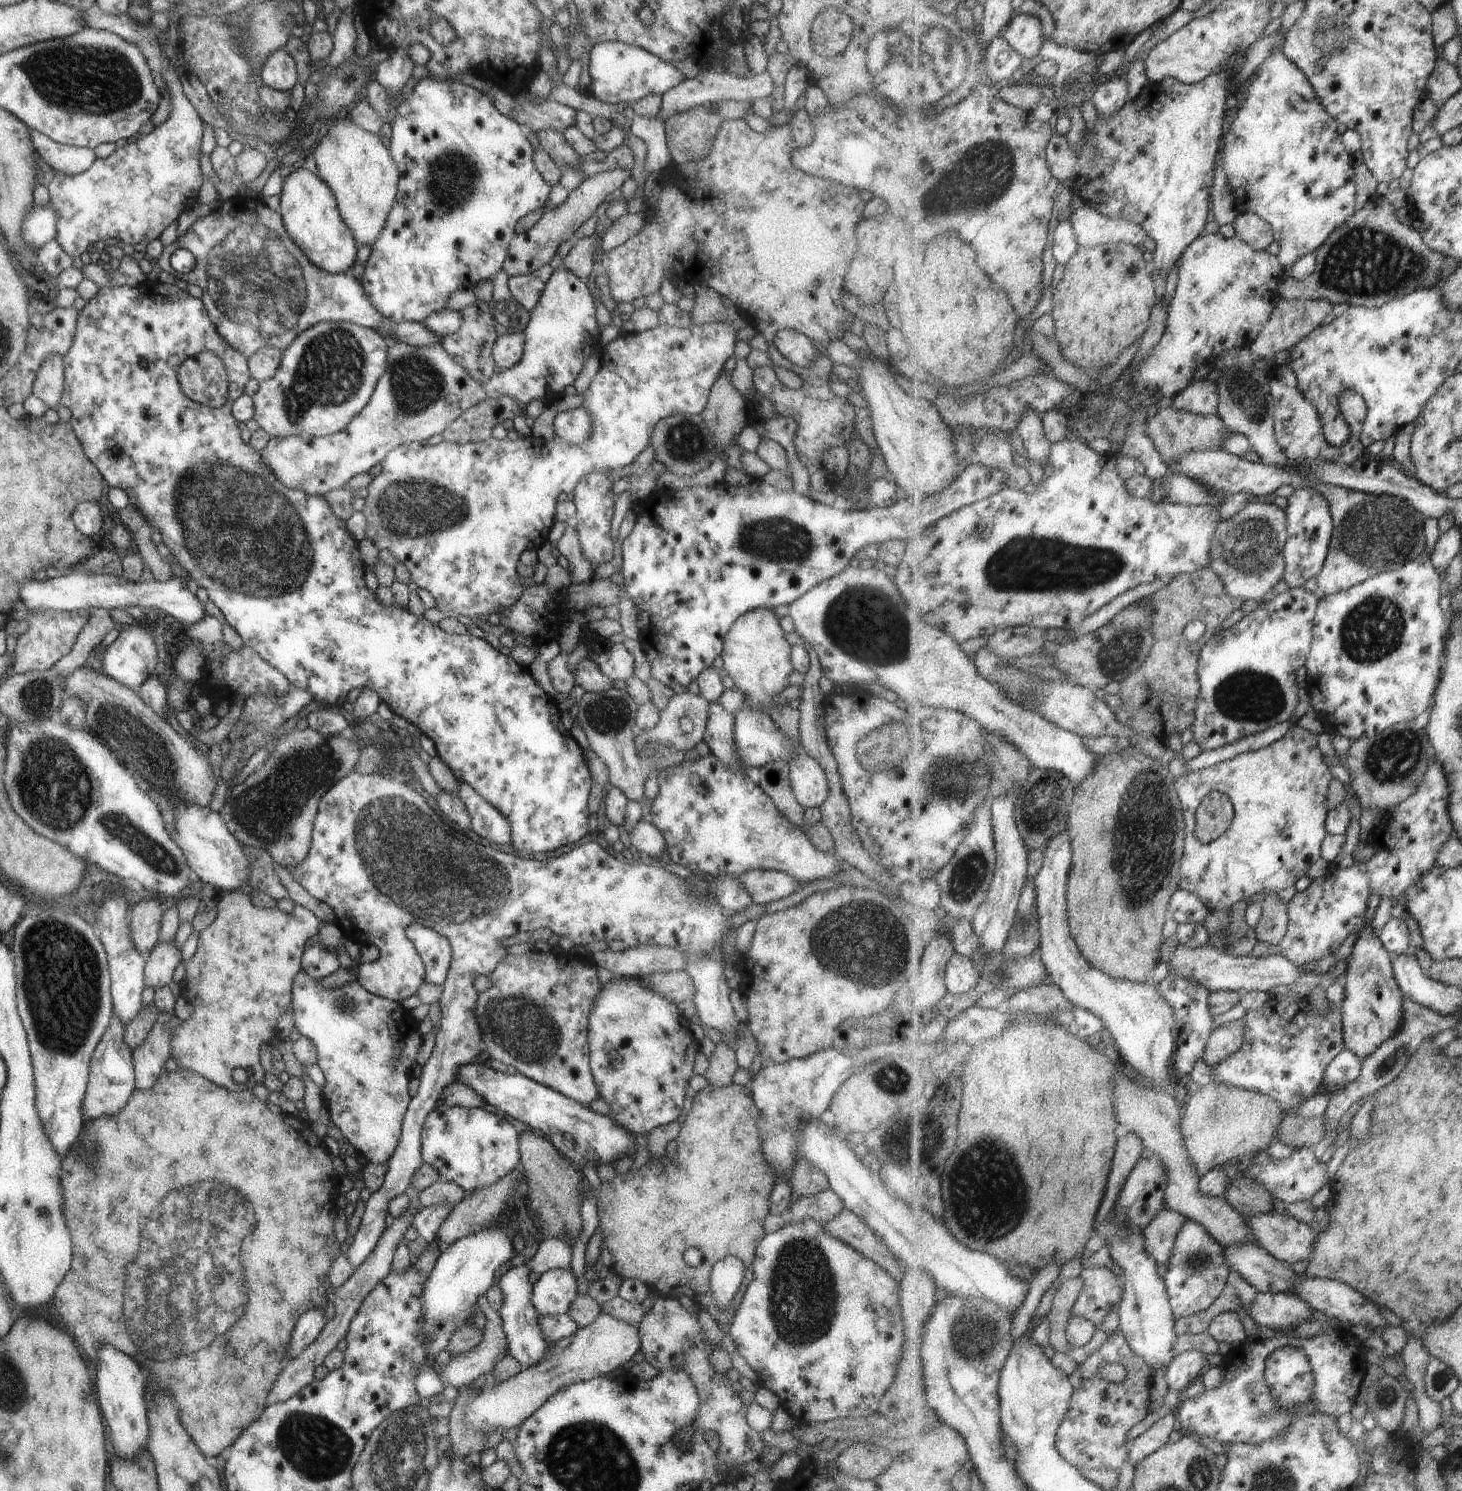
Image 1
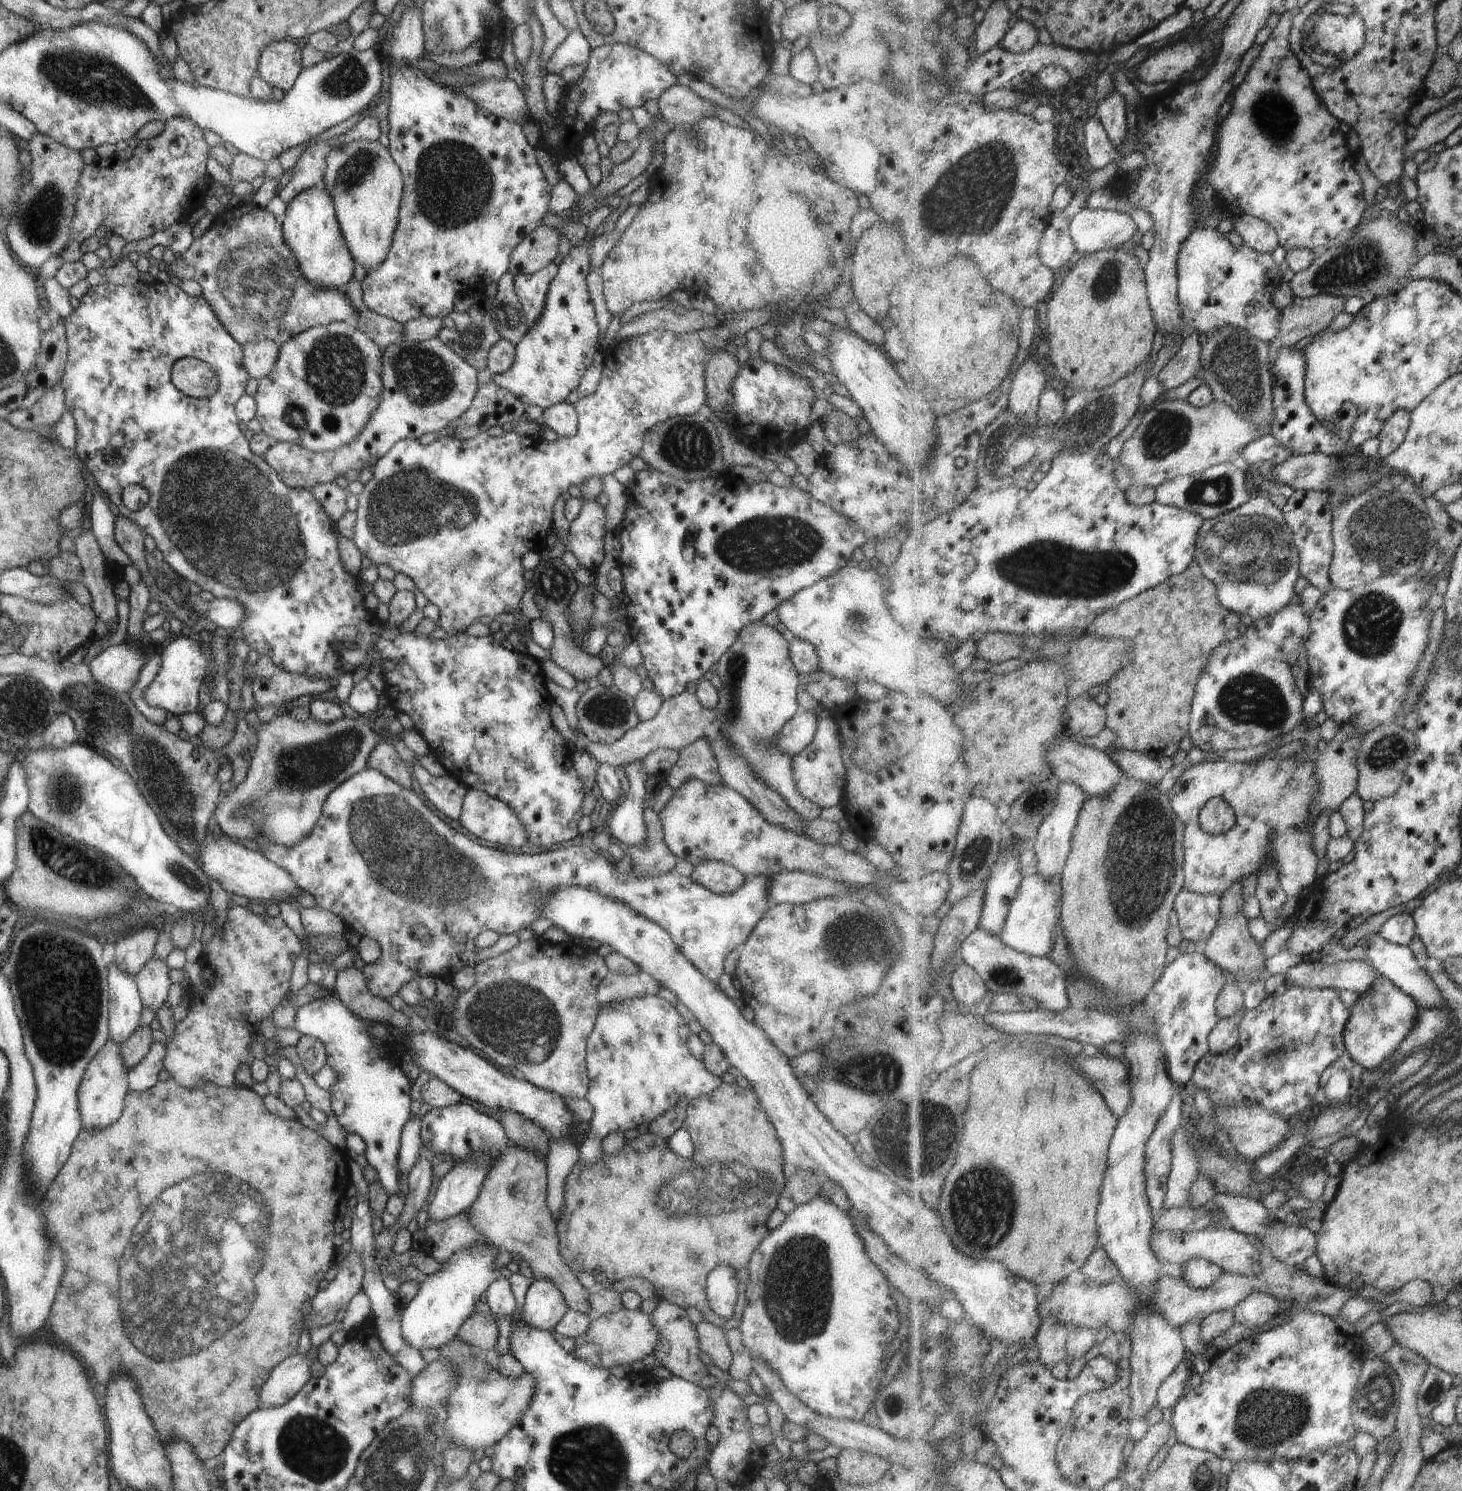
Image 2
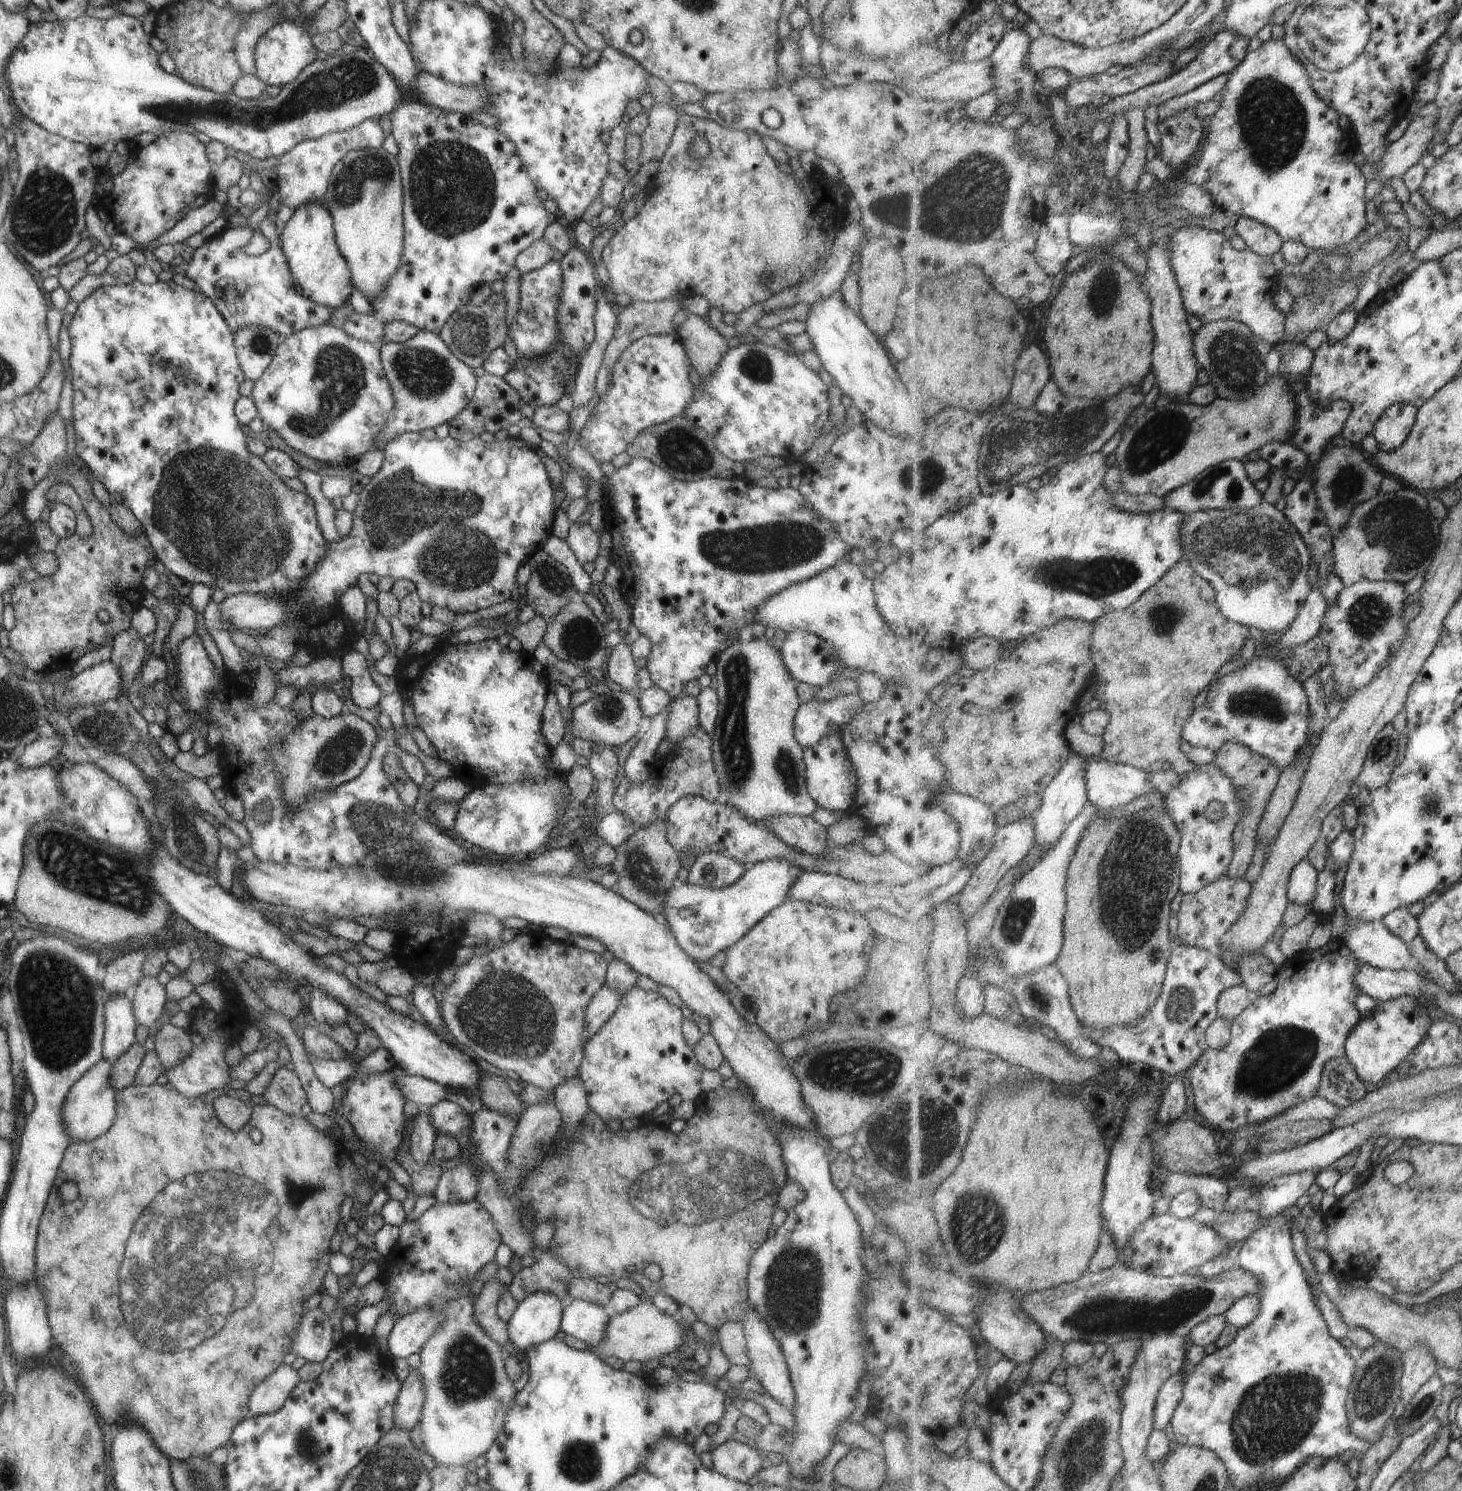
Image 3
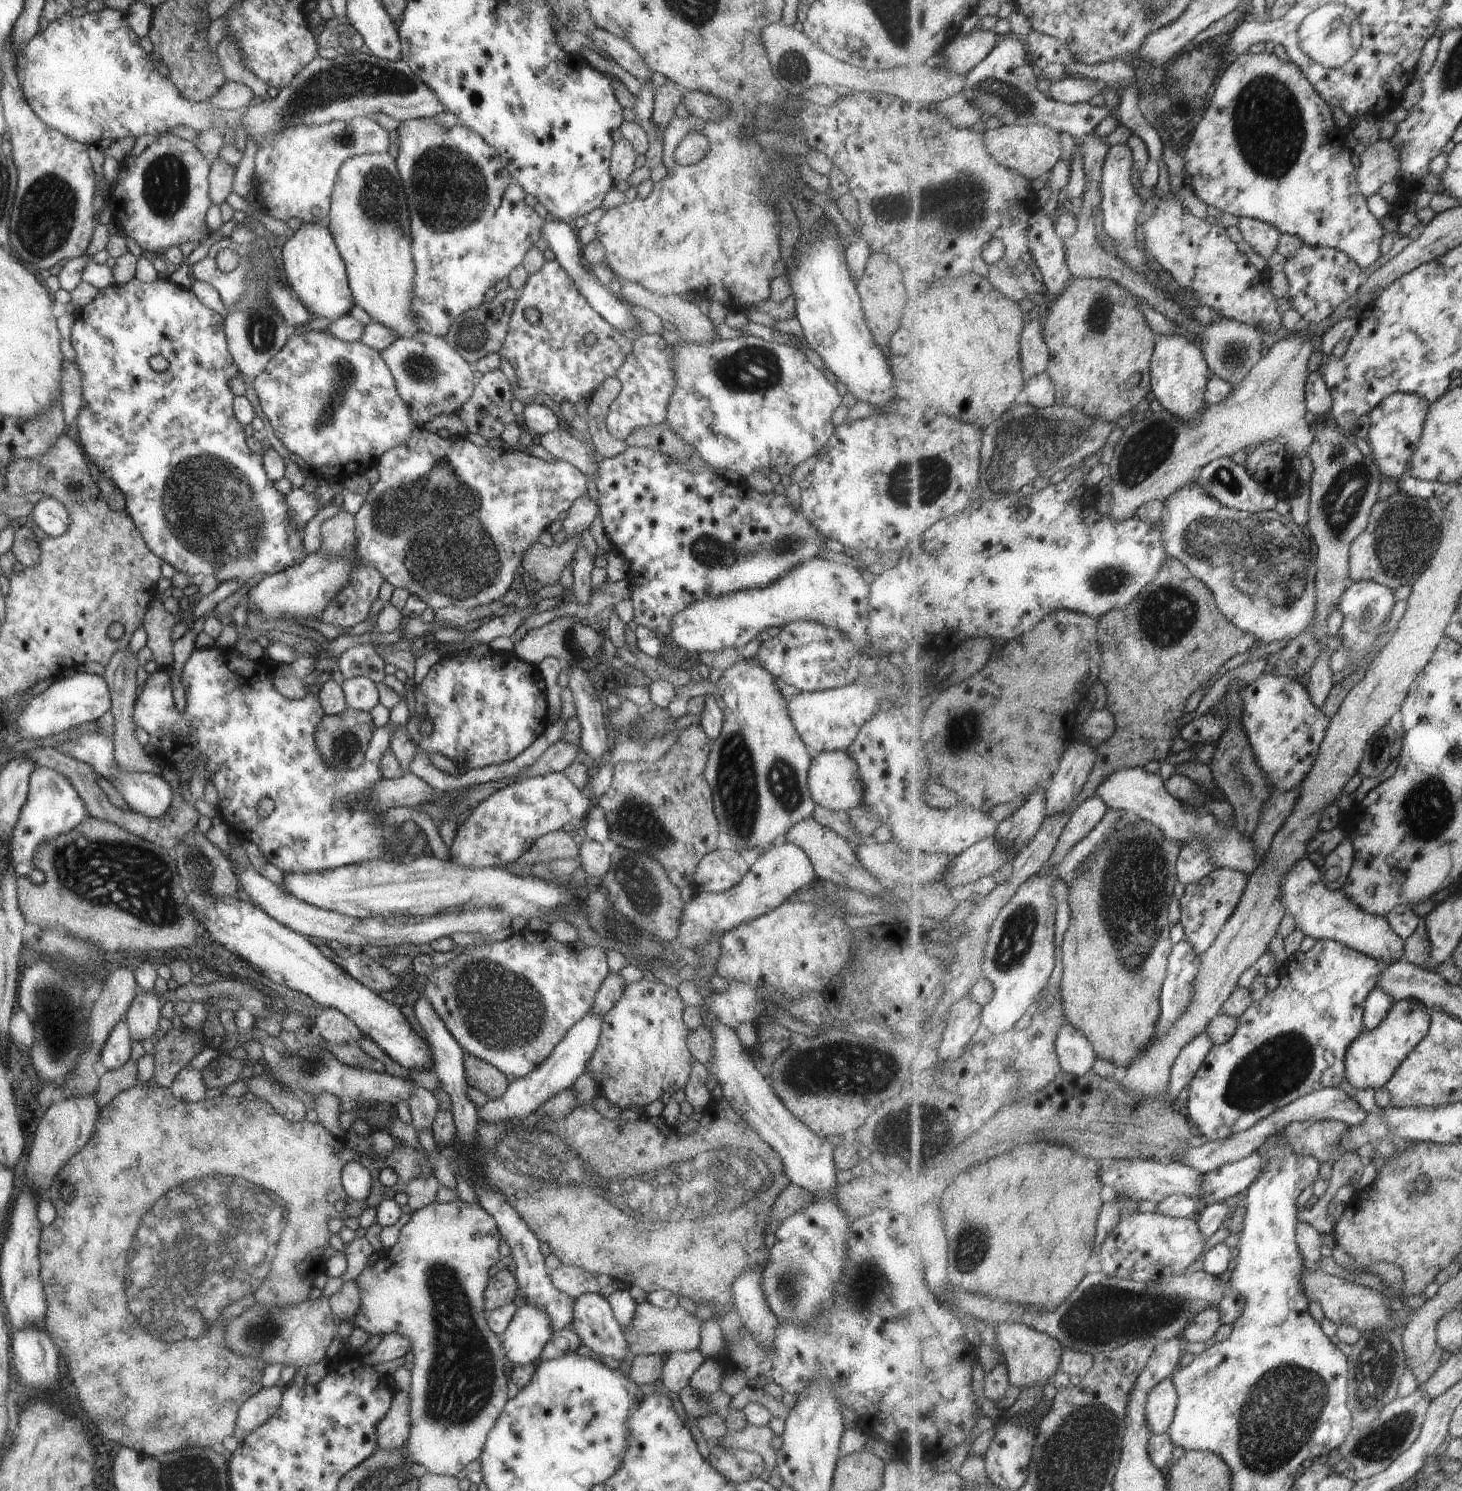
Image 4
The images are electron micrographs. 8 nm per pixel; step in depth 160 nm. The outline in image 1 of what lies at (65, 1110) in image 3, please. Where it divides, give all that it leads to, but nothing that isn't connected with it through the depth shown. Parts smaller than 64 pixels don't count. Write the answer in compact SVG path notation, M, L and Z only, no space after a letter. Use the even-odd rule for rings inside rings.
M112 1015L105 1032L95 1045L89 1061L88 1079L80 1108L83 1122L91 1122L97 1117L106 1118L115 1114L122 1109L122 1106L125 1106L129 1094L134 1089L132 1051L125 1044L123 1035L124 1026L122 1022L115 1015Z

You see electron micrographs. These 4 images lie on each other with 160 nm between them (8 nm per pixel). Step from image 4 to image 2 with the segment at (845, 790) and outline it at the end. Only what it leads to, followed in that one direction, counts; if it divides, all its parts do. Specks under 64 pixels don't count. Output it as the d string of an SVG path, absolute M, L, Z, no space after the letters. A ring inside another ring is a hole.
M830 713L821 714L813 740L791 760L791 774L797 792L820 810L842 803L844 796L845 766L841 762L841 738L837 724Z

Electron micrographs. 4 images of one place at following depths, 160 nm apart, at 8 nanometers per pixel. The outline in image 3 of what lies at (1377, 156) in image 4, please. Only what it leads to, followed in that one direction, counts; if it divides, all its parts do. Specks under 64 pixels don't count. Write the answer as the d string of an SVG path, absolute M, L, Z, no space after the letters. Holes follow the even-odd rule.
M1437 115L1415 118L1409 122L1404 135L1389 144L1381 162L1377 164L1377 175L1367 182L1367 200L1373 200L1383 189L1384 181L1389 178L1405 176L1407 170L1420 163L1425 150L1429 148L1435 134Z

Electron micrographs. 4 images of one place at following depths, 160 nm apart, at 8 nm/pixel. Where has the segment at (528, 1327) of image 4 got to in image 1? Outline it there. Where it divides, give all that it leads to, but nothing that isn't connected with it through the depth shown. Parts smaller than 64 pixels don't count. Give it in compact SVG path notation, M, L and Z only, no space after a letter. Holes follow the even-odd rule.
M550 1269L532 1285L530 1302L538 1316L553 1316L567 1313L576 1294L576 1280L571 1269Z

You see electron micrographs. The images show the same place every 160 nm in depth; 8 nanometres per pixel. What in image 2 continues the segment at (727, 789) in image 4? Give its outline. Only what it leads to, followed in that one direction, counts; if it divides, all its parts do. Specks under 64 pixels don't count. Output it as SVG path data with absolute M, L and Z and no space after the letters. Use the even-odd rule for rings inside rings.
M761 621L743 626L735 642L717 660L715 671L721 680L713 716L719 724L717 732L737 750L757 780L771 788L803 821L814 820L820 809L797 792L791 774L793 756L783 754L775 744L775 734L800 710L796 700L799 675L789 660L782 634Z

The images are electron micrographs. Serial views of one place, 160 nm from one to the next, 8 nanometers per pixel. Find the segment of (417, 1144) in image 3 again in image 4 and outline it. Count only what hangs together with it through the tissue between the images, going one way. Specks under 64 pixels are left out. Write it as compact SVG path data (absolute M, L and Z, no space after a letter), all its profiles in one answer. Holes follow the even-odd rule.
M415 1085L411 1096L407 1098L407 1104L411 1113L410 1124L413 1129L417 1133L423 1132L423 1130L431 1131L435 1114L438 1112L437 1102L432 1092Z

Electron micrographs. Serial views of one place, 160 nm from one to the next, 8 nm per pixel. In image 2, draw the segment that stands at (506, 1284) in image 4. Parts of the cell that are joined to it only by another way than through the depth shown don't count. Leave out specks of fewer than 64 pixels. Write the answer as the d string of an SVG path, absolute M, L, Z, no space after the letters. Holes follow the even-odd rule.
M485 1312L469 1314L456 1333L463 1342L486 1352L493 1349L498 1338L497 1321Z

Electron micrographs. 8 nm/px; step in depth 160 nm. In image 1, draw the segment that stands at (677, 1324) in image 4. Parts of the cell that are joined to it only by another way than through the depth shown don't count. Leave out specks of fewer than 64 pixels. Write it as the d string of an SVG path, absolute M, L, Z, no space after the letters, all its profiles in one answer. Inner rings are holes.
M600 1314L588 1326L578 1329L573 1335L573 1340L569 1346L561 1350L555 1350L544 1357L543 1360L531 1366L523 1368L512 1378L507 1378L503 1382L481 1388L475 1398L465 1406L464 1419L467 1426L473 1432L485 1432L490 1435L493 1430L509 1430L521 1425L531 1414L534 1414L559 1388L571 1384L571 1382L580 1382L597 1376L604 1376L614 1369L622 1367L631 1357L640 1350L638 1326L625 1324L623 1320L616 1320L607 1314Z

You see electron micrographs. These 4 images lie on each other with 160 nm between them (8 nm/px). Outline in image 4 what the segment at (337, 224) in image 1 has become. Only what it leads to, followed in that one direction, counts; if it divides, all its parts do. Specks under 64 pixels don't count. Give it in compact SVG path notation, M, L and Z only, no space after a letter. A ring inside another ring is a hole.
M307 222L293 233L293 236L285 240L281 248L281 257L287 286L297 302L301 302L301 306L312 317L325 318L329 321L349 313L354 301L349 291L345 266L327 227Z

